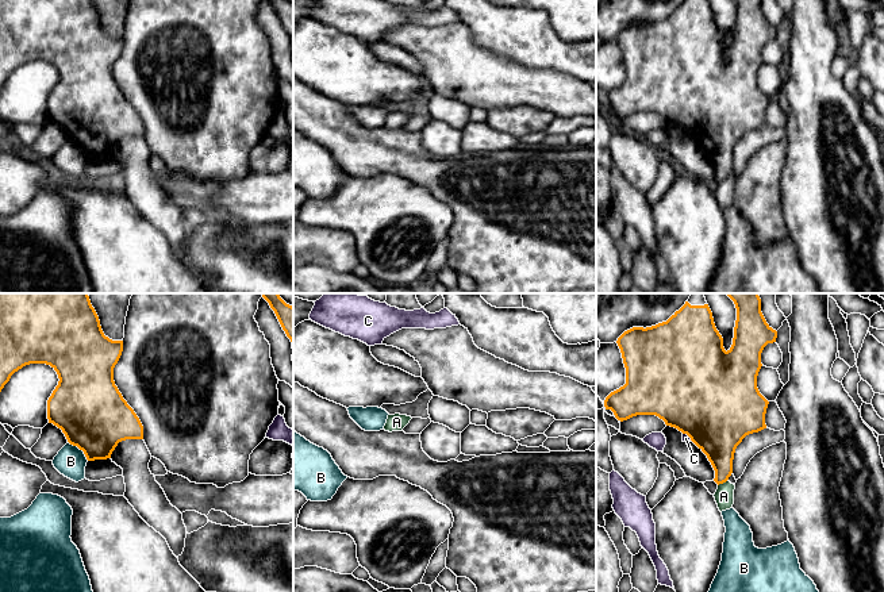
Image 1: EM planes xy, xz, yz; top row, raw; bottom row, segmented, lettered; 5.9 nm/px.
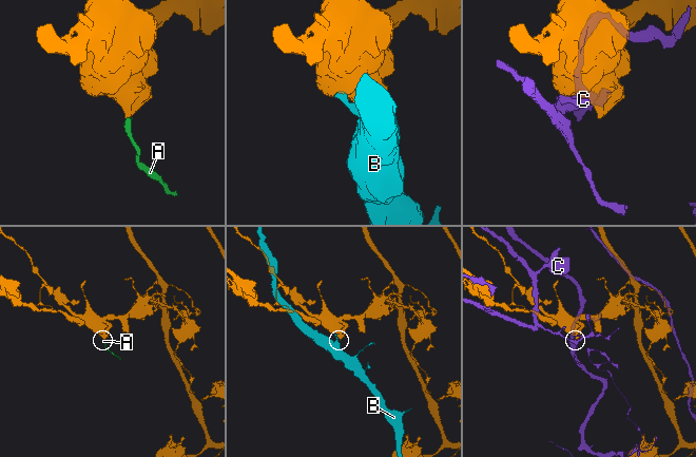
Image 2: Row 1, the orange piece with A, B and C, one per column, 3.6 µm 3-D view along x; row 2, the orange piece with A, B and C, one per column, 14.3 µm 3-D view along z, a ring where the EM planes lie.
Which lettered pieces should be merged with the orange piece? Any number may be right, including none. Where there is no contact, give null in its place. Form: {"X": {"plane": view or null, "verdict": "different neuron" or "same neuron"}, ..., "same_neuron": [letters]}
{"A": {"plane": "yz", "verdict": "different neuron"}, "B": {"plane": "xy", "verdict": "different neuron"}, "C": {"plane": "yz", "verdict": "different neuron"}, "same_neuron": []}

